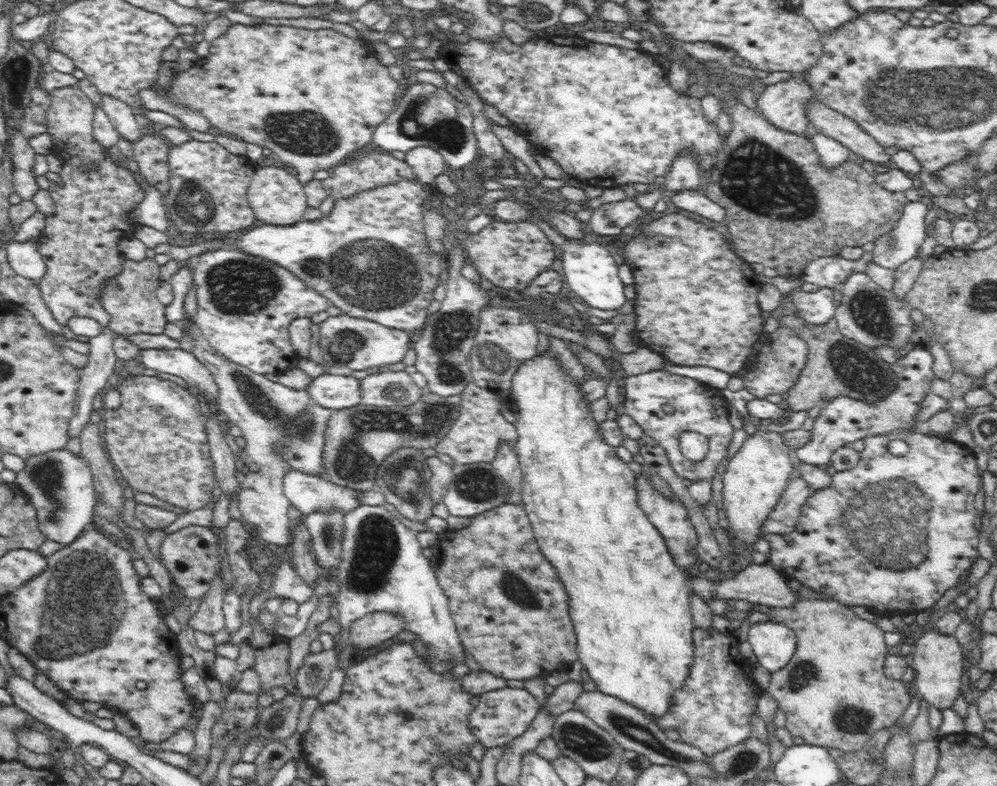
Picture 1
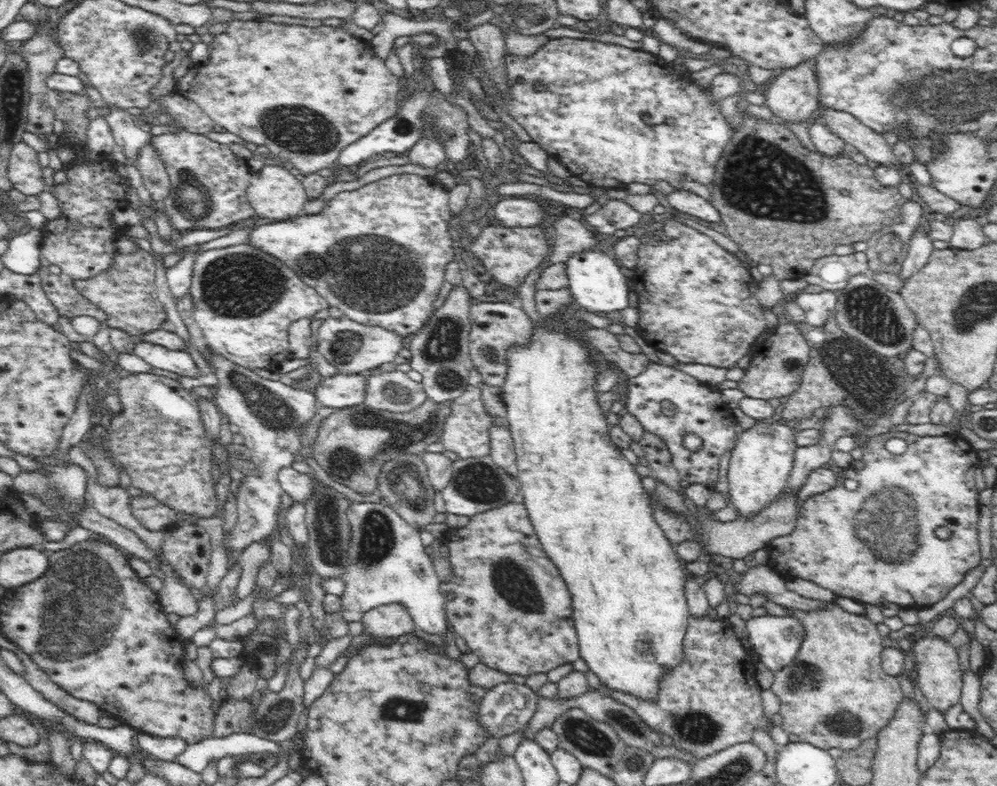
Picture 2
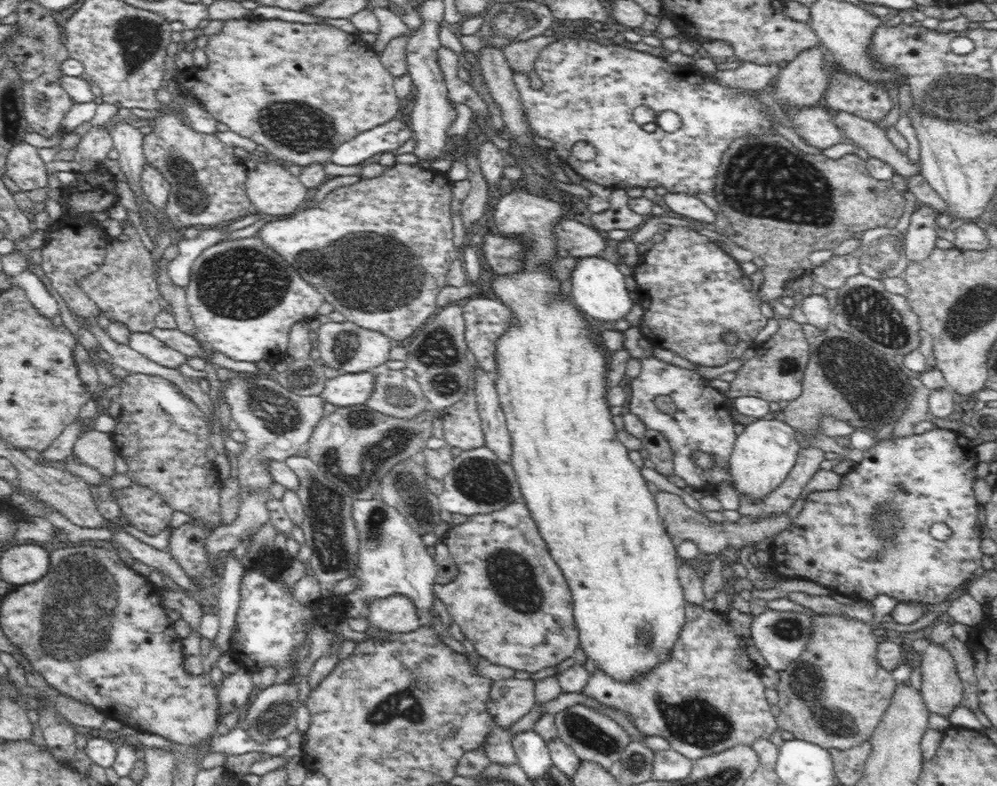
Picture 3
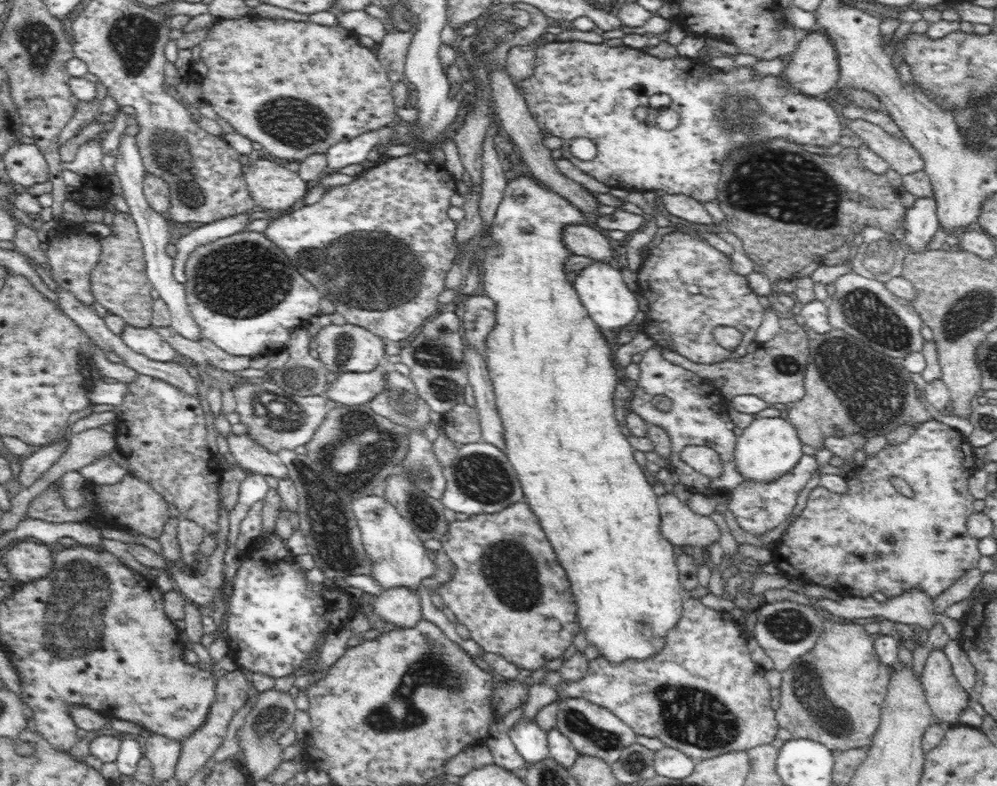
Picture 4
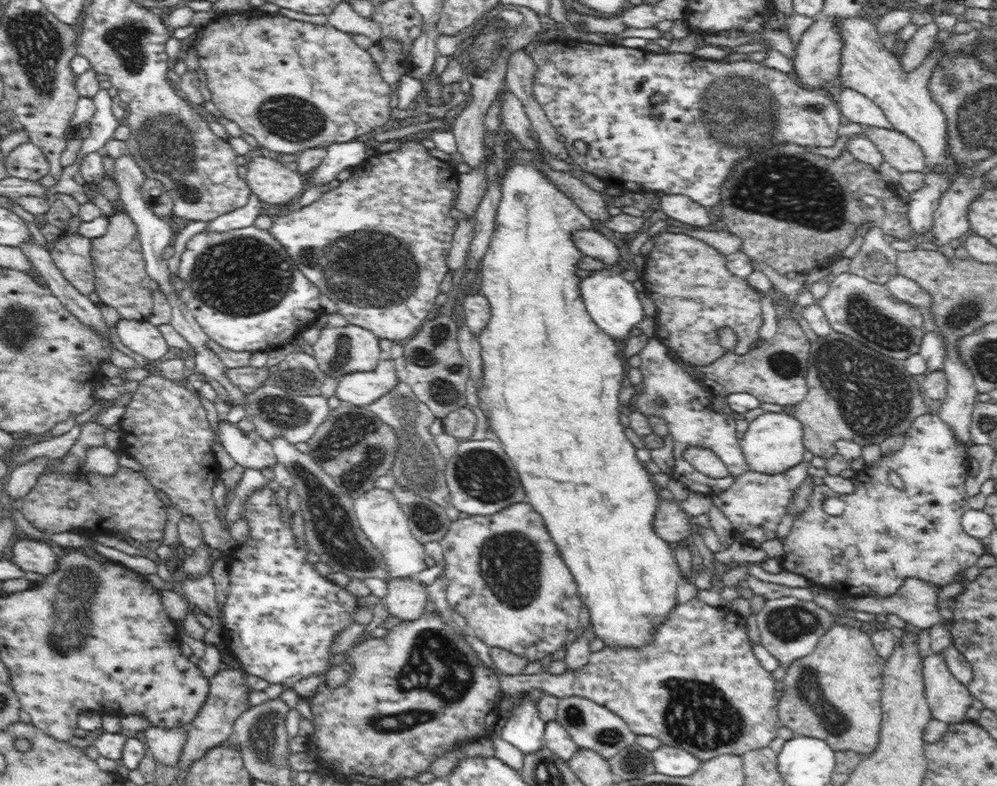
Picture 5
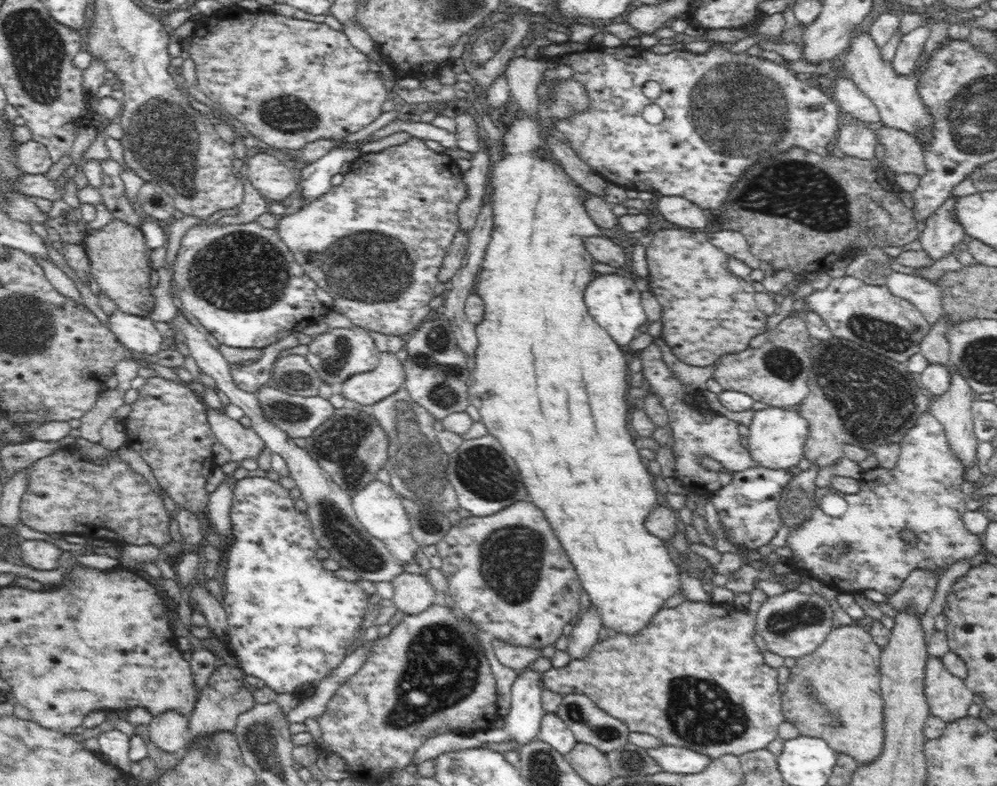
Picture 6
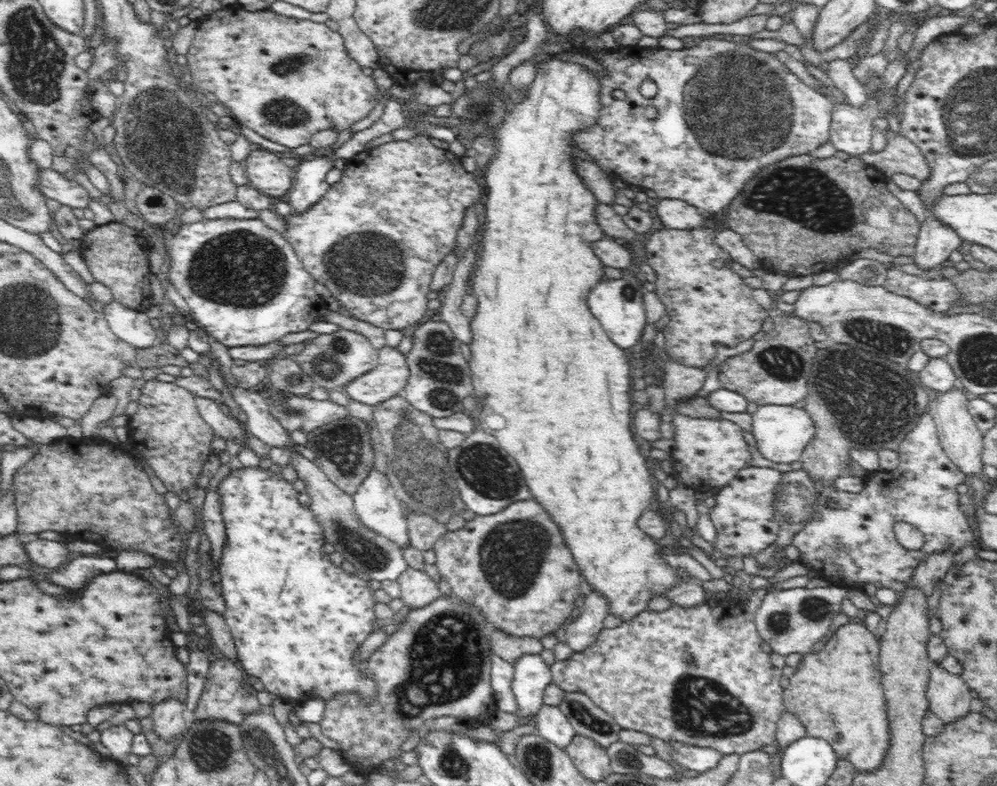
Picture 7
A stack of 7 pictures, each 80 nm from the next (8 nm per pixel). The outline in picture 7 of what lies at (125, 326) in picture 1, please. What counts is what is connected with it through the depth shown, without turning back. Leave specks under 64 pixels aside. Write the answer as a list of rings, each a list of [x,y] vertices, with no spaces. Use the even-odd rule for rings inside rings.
[[[116,221],[103,224],[86,232],[80,248],[95,280],[106,285],[116,301],[140,312],[152,306],[149,247],[141,231]]]

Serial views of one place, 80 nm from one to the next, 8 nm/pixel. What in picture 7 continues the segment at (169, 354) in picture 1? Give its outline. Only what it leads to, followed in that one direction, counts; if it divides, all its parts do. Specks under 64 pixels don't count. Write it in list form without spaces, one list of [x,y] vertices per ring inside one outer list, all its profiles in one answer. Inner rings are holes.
[[[112,299],[103,306],[103,313],[112,332],[136,348],[150,348],[160,341],[160,331],[150,325],[145,312],[136,311]]]

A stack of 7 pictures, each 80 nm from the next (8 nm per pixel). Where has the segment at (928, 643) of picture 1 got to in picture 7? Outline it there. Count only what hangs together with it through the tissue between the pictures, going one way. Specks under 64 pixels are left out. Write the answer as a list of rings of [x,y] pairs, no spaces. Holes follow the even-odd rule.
[[[932,661],[927,694],[929,710],[934,712],[944,724],[957,722],[971,712],[971,688],[961,675],[955,675]]]

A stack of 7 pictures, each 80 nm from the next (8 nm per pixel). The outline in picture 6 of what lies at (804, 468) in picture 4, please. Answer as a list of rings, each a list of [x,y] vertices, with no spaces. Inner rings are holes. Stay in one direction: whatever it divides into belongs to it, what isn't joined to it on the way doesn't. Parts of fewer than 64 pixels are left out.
[[[756,466],[732,474],[732,483],[714,491],[714,496],[709,501],[719,512],[720,524],[729,541],[737,548],[757,550],[766,546],[778,532],[781,526],[778,506],[787,496],[784,487],[795,475],[786,469],[769,470]]]

